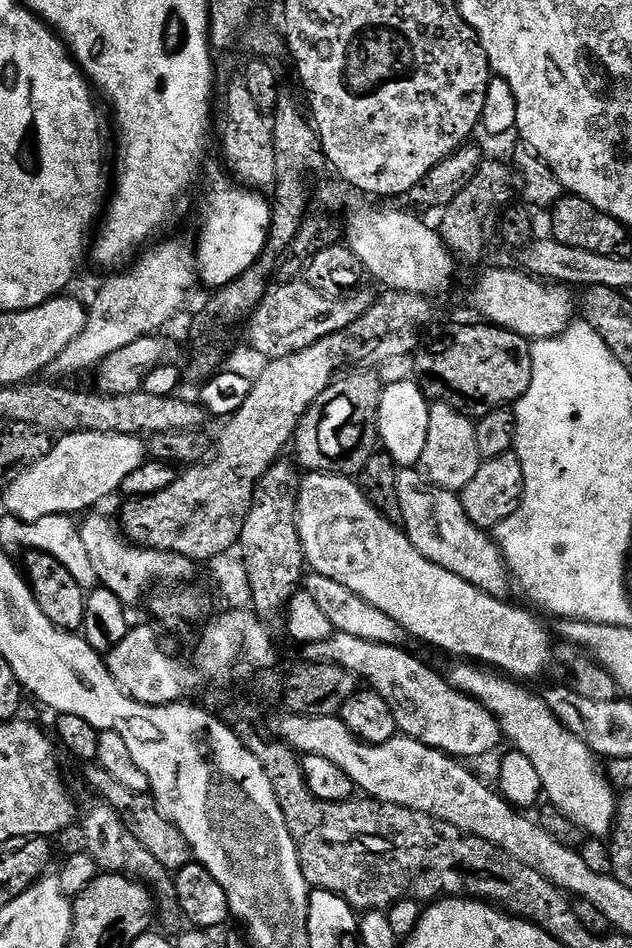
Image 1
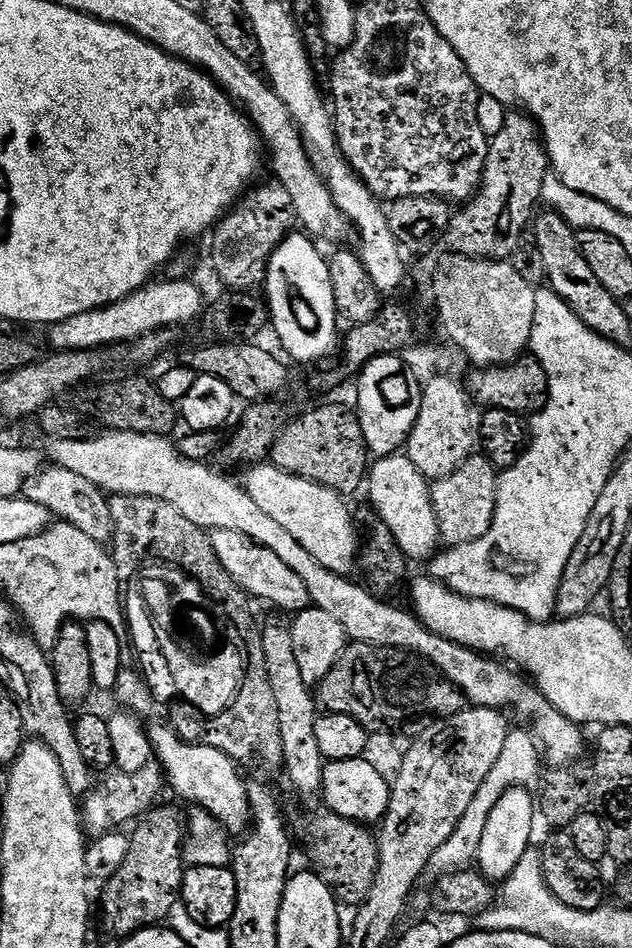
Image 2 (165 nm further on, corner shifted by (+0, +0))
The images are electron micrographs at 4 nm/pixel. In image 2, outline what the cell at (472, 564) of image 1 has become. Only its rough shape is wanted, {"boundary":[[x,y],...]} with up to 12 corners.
{"boundary":[[404,454],[381,456],[367,499],[409,561],[442,541],[430,482]]}

